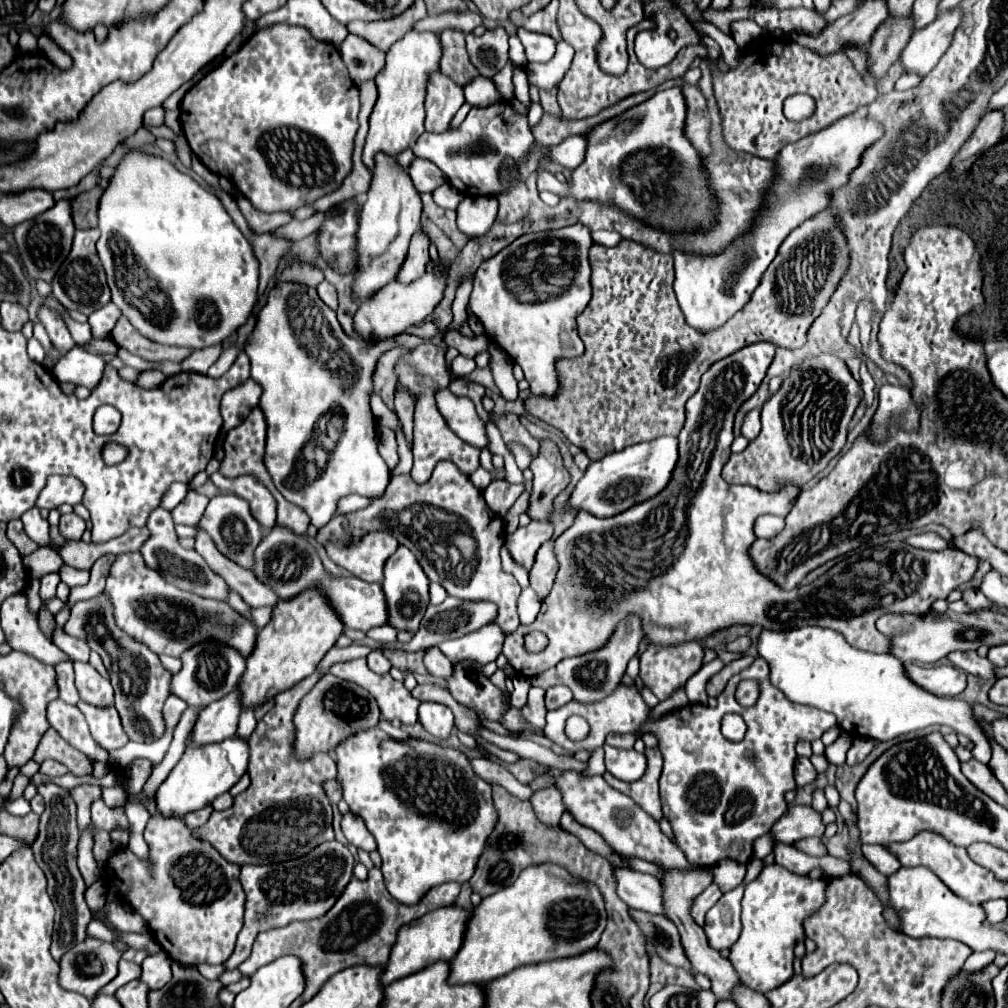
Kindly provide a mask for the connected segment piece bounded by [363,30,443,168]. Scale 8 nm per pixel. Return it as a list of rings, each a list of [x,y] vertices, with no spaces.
[[[407,32],[403,40],[397,40],[389,52],[385,68],[375,76],[377,86],[377,102],[373,108],[373,114],[369,118],[369,134],[363,148],[363,162],[367,168],[373,168],[373,158],[377,152],[387,152],[391,156],[397,156],[405,148],[417,142],[417,138],[425,132],[423,120],[423,100],[425,100],[425,86],[427,76],[437,72],[439,58],[441,58],[441,40],[433,32]]]

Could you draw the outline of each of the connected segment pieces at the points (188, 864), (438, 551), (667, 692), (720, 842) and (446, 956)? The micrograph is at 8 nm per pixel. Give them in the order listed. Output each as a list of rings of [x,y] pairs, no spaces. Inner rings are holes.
[[[151,816],[145,828],[145,842],[149,846],[149,860],[137,858],[129,848],[117,850],[107,860],[105,880],[109,888],[113,888],[119,898],[123,898],[137,914],[145,918],[147,926],[153,930],[153,936],[171,960],[185,966],[223,964],[231,956],[237,934],[243,926],[245,896],[239,884],[241,866],[223,860],[223,856],[219,856],[219,852],[207,844],[207,840],[193,836],[183,820],[159,820],[159,816]]]
[[[439,462],[433,470],[433,476],[425,484],[415,484],[409,474],[405,476],[395,476],[391,478],[387,490],[383,496],[375,498],[367,508],[345,514],[345,516],[333,516],[327,526],[323,526],[317,534],[317,542],[325,544],[327,540],[339,540],[339,542],[349,542],[351,538],[359,538],[363,532],[363,526],[369,528],[391,528],[391,534],[397,538],[401,546],[407,546],[417,562],[421,564],[423,572],[431,582],[441,584],[449,596],[459,598],[459,600],[469,600],[469,602],[493,602],[497,606],[497,616],[493,624],[497,624],[503,634],[515,632],[519,626],[519,616],[517,616],[517,596],[521,592],[521,586],[517,580],[501,568],[501,558],[499,550],[505,544],[505,528],[503,520],[487,506],[483,500],[483,492],[475,488],[469,480],[467,474],[461,474],[455,470],[451,462]]]
[[[699,642],[679,644],[679,648],[651,648],[639,656],[641,680],[661,702],[673,696],[703,666],[703,646]]]
[[[755,658],[755,662],[747,670],[735,674],[729,680],[727,688],[719,694],[717,702],[719,702],[717,708],[709,708],[703,704],[687,704],[685,708],[663,714],[659,720],[648,722],[652,708],[645,704],[641,694],[637,692],[637,688],[627,688],[621,684],[611,696],[607,696],[601,702],[595,702],[595,704],[569,702],[563,708],[547,712],[547,724],[543,730],[545,730],[547,738],[561,744],[569,752],[577,752],[581,748],[593,752],[597,746],[603,746],[603,738],[611,732],[617,732],[617,734],[639,733],[639,738],[647,732],[655,734],[659,738],[659,750],[661,750],[663,760],[665,760],[663,762],[663,774],[659,778],[663,816],[669,820],[669,824],[675,832],[677,844],[683,850],[683,854],[687,856],[687,862],[691,866],[713,866],[719,860],[729,858],[729,860],[747,864],[753,856],[755,838],[769,832],[771,826],[775,824],[775,820],[779,820],[779,816],[783,816],[783,812],[787,812],[787,804],[783,800],[783,794],[787,790],[797,788],[797,784],[795,784],[795,744],[799,740],[811,742],[815,738],[821,738],[821,734],[825,730],[837,726],[837,718],[825,710],[815,708],[815,706],[803,706],[803,704],[791,702],[779,688],[775,688],[771,684],[769,664],[763,658]],[[743,680],[757,680],[759,690],[761,690],[757,702],[749,708],[741,706],[735,700],[737,684]],[[727,712],[739,714],[747,724],[747,732],[745,732],[745,738],[741,742],[731,742],[721,734],[721,718]],[[573,714],[583,716],[591,728],[587,738],[583,738],[579,742],[569,740],[565,734],[565,720]]]
[[[445,906],[445,908],[439,908],[439,910],[433,910],[433,912],[427,912],[425,916],[421,916],[419,920],[413,920],[411,924],[405,924],[399,928],[397,932],[397,942],[395,946],[391,948],[391,954],[389,954],[389,960],[385,962],[383,966],[383,976],[379,978],[379,982],[383,986],[399,980],[399,978],[405,978],[405,976],[411,976],[439,960],[451,960],[461,942],[463,942],[463,932],[465,932],[465,922],[469,918],[469,912],[457,908],[457,906]]]

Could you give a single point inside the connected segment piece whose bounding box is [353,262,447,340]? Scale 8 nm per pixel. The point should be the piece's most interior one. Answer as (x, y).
(393, 309)

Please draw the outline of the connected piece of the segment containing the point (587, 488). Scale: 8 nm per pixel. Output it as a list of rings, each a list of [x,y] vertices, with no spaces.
[[[661,436],[659,440],[641,442],[629,446],[621,452],[607,454],[605,458],[591,462],[585,470],[583,478],[577,482],[573,494],[567,500],[567,510],[585,510],[599,518],[609,518],[635,504],[655,498],[661,490],[667,488],[669,480],[673,478],[675,466],[679,460],[679,440],[673,436]]]

